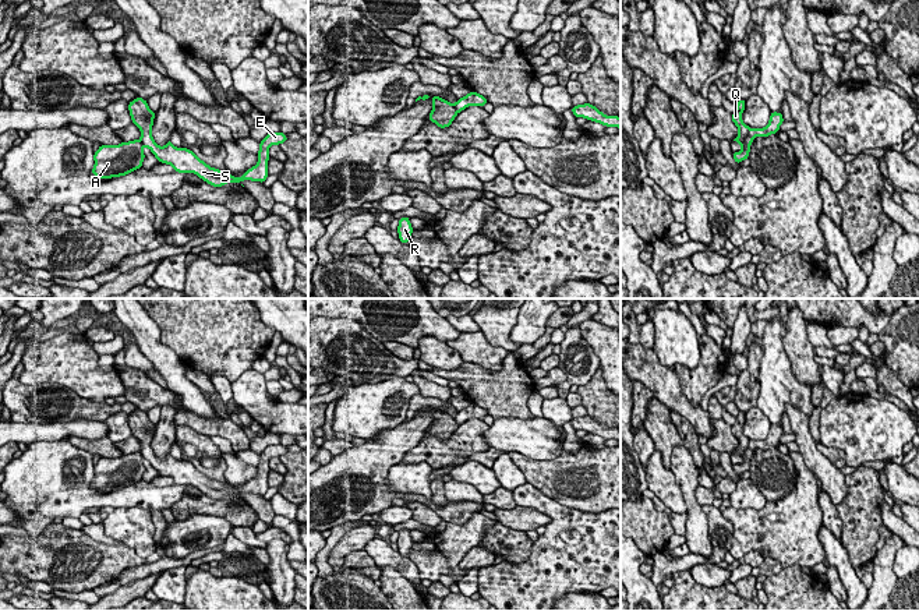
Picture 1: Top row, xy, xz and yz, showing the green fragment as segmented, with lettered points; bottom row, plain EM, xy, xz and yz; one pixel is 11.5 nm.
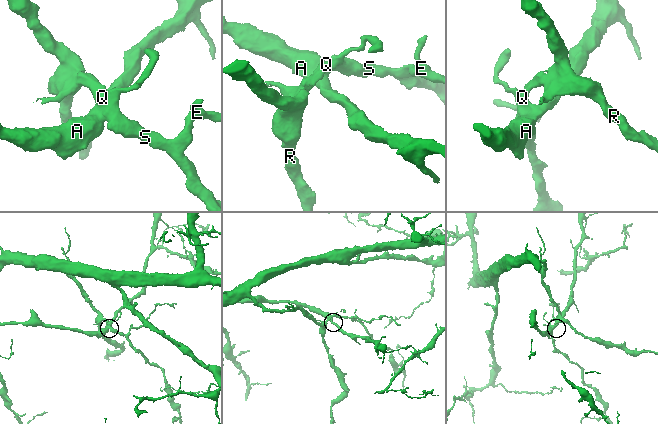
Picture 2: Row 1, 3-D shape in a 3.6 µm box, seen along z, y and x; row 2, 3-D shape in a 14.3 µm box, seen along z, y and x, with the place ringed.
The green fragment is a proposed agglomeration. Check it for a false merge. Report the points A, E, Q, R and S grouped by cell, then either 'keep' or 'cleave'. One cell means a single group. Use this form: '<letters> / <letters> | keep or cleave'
A / E Q R S | cleave

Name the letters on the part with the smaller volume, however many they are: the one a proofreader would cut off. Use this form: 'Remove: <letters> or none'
Remove: A

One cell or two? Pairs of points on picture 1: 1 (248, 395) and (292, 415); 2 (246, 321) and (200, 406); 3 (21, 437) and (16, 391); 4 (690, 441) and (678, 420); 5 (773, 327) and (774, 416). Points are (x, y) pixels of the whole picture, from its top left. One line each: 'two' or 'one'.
1: one
2: two
3: two
4: one
5: one

